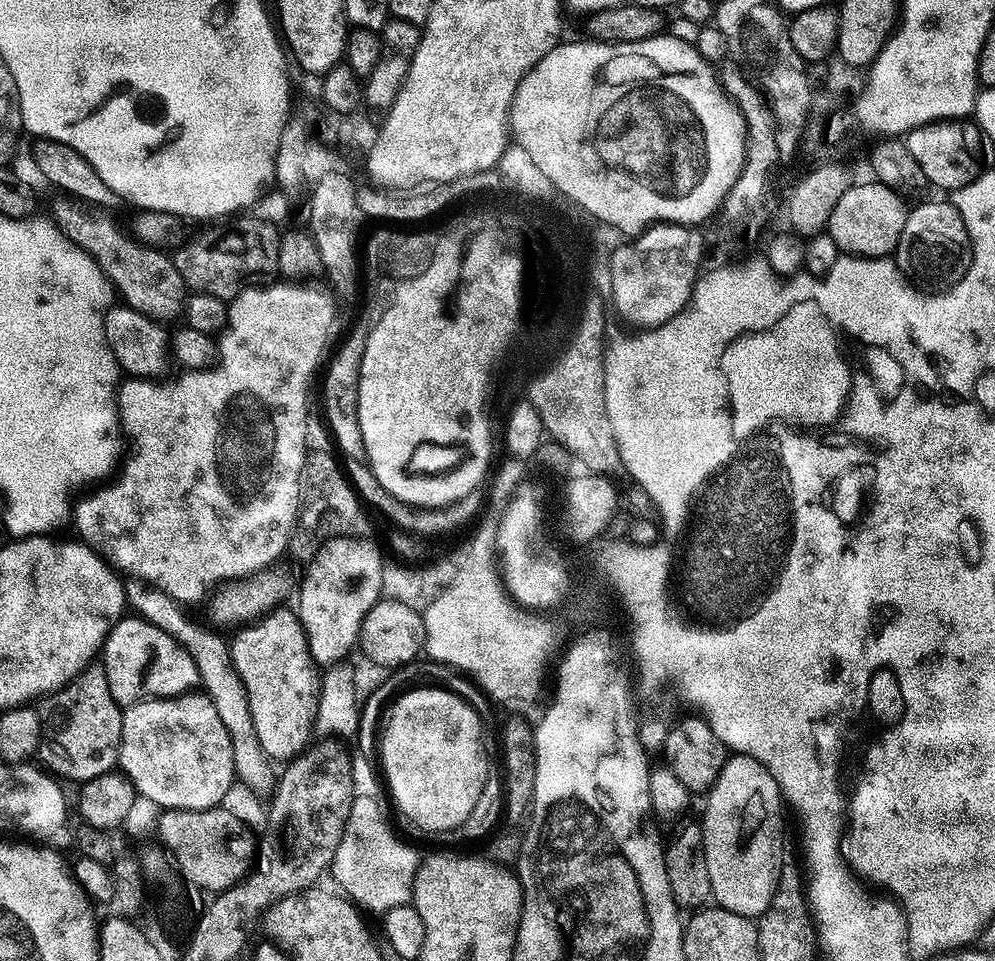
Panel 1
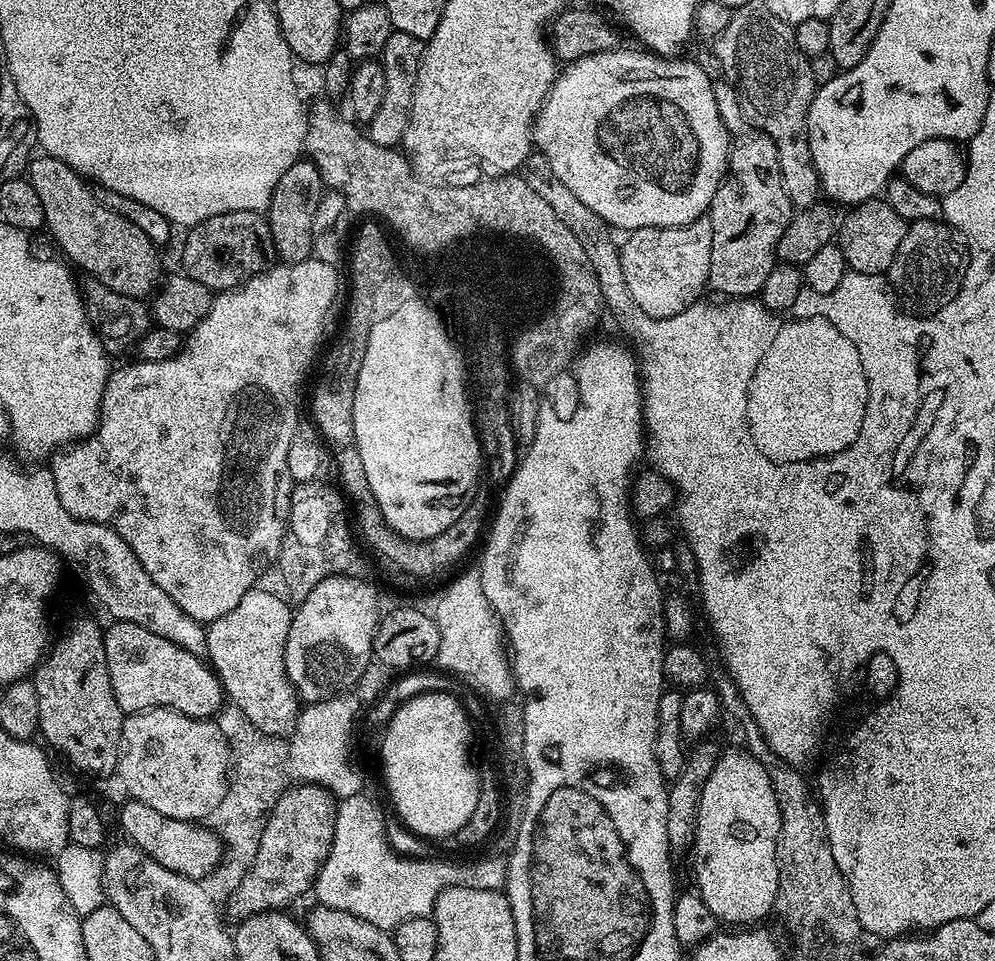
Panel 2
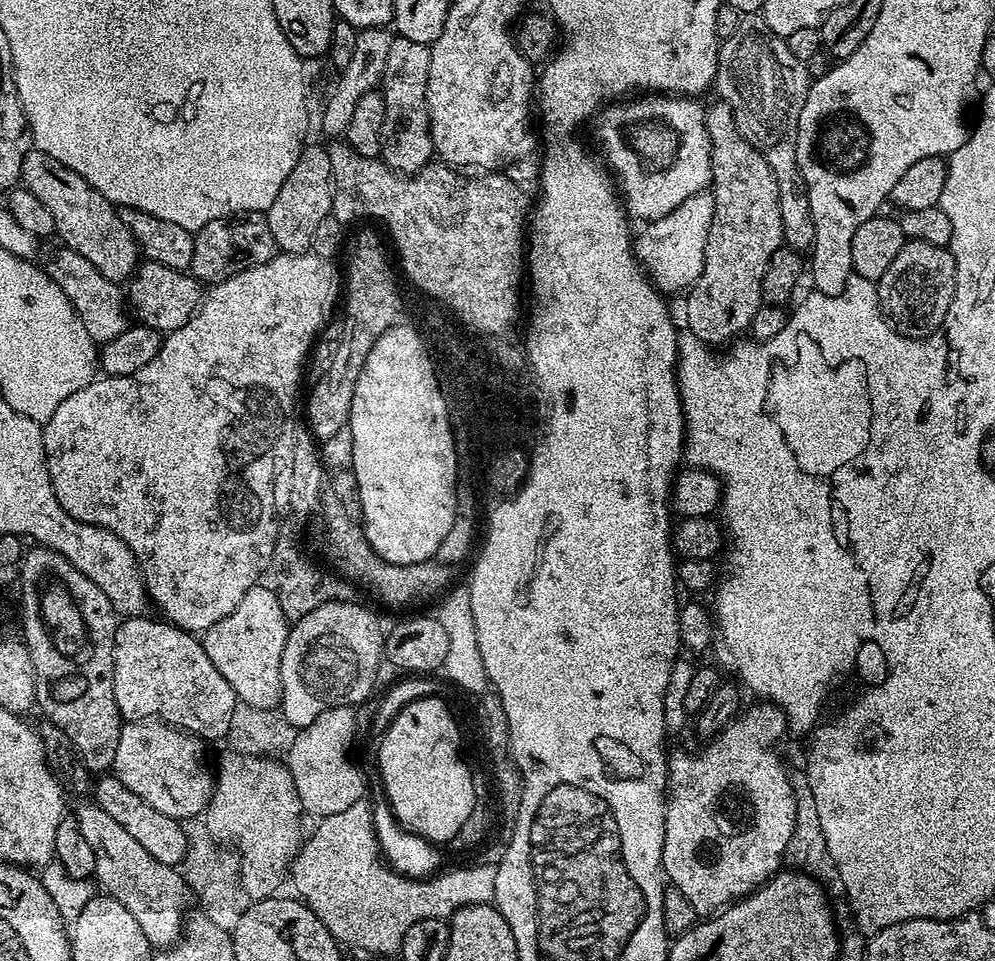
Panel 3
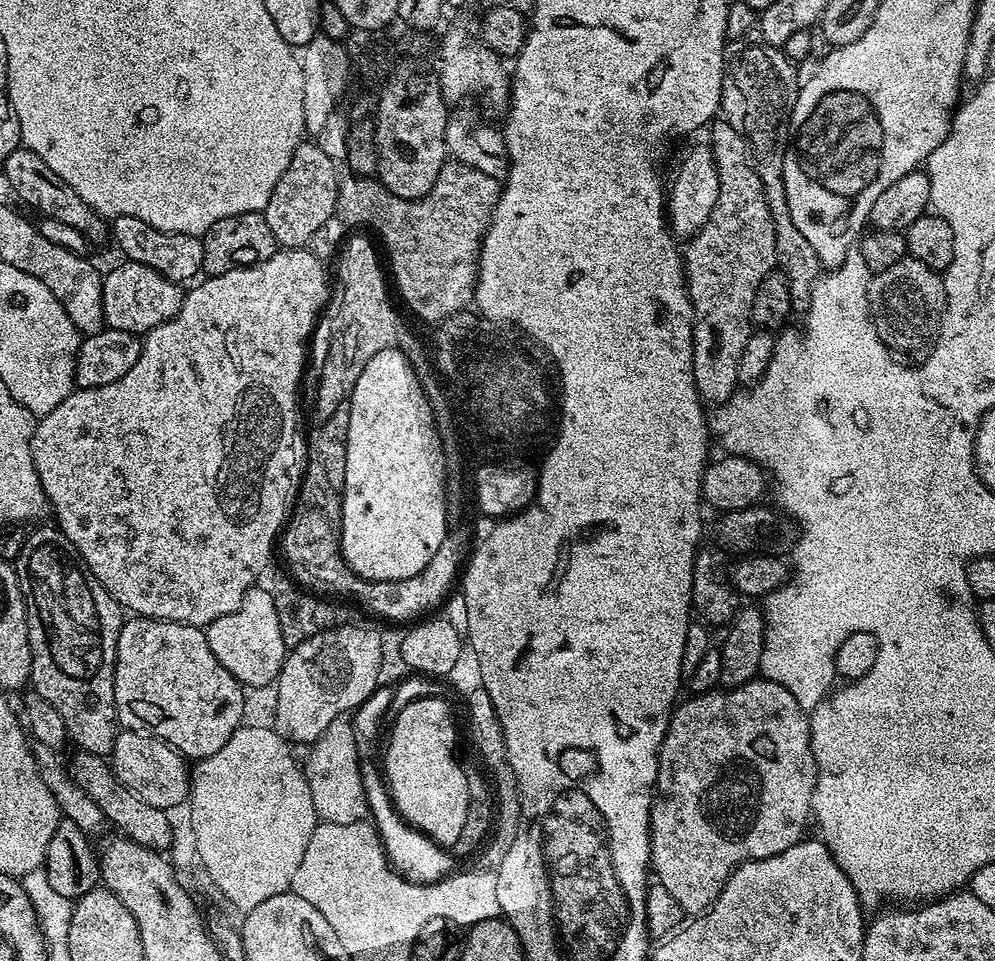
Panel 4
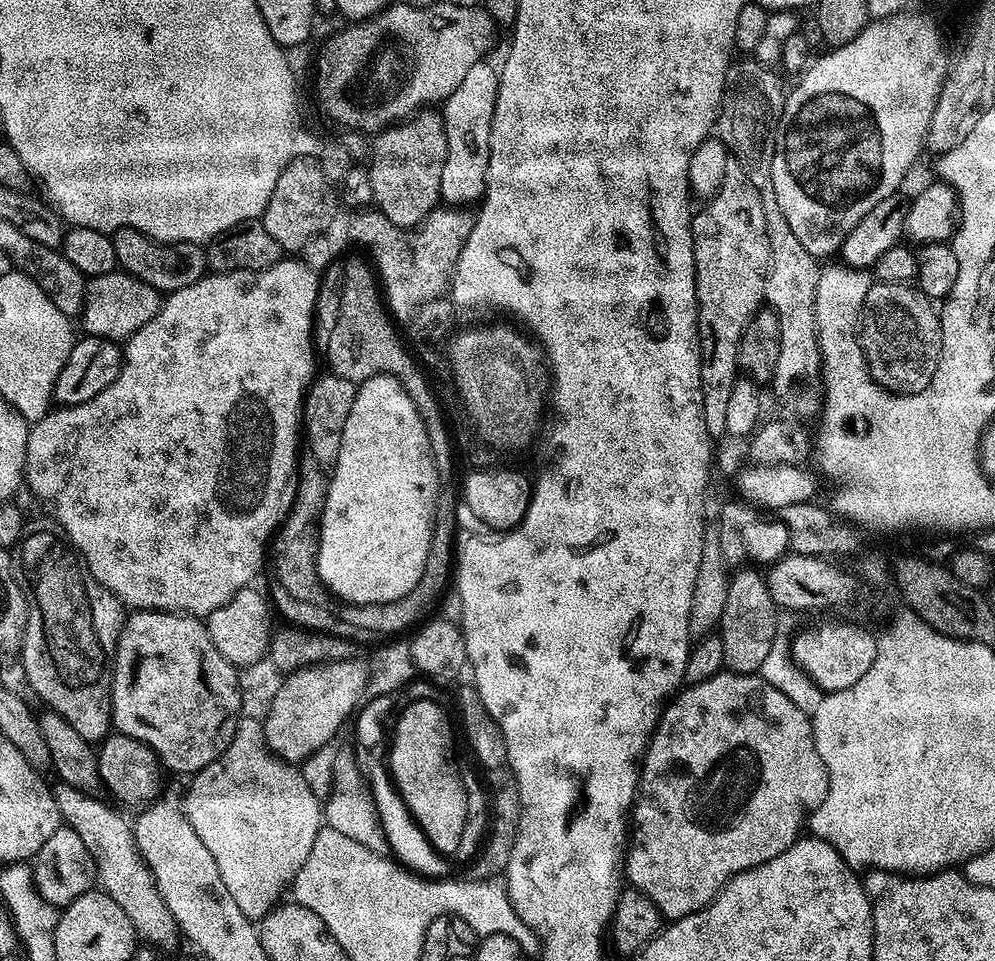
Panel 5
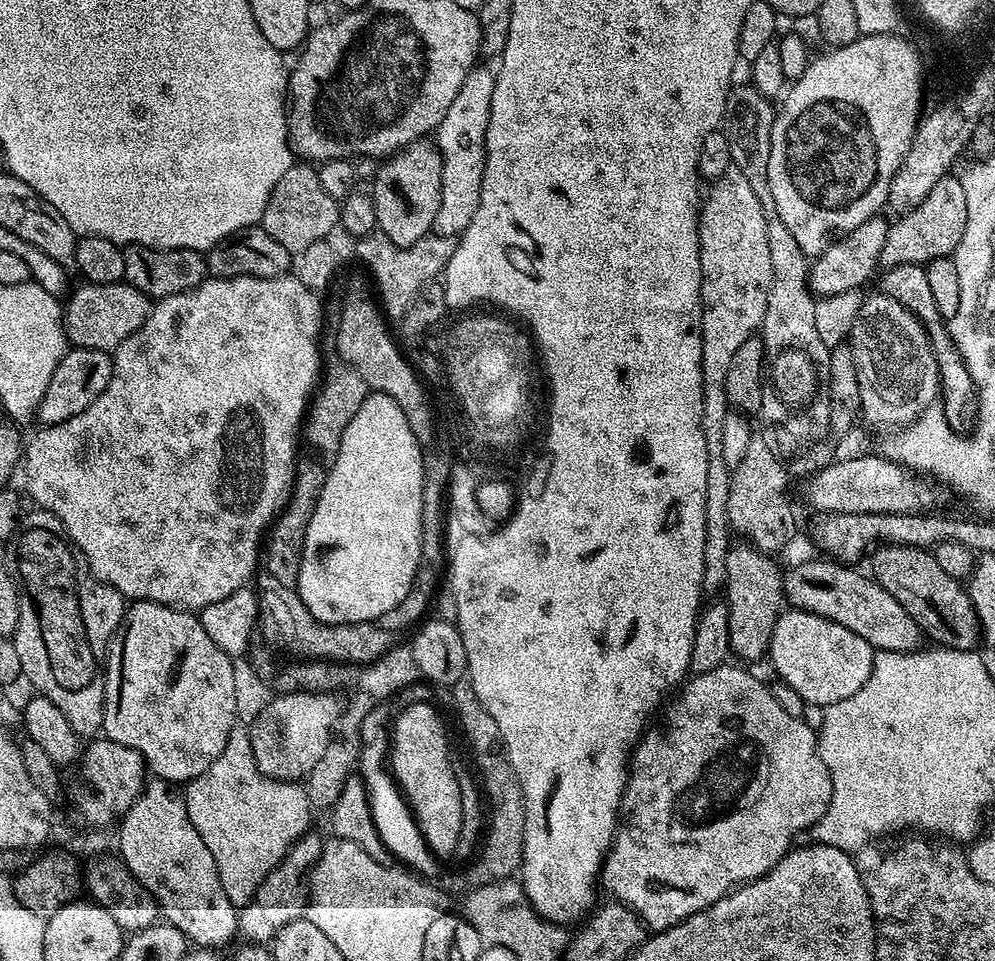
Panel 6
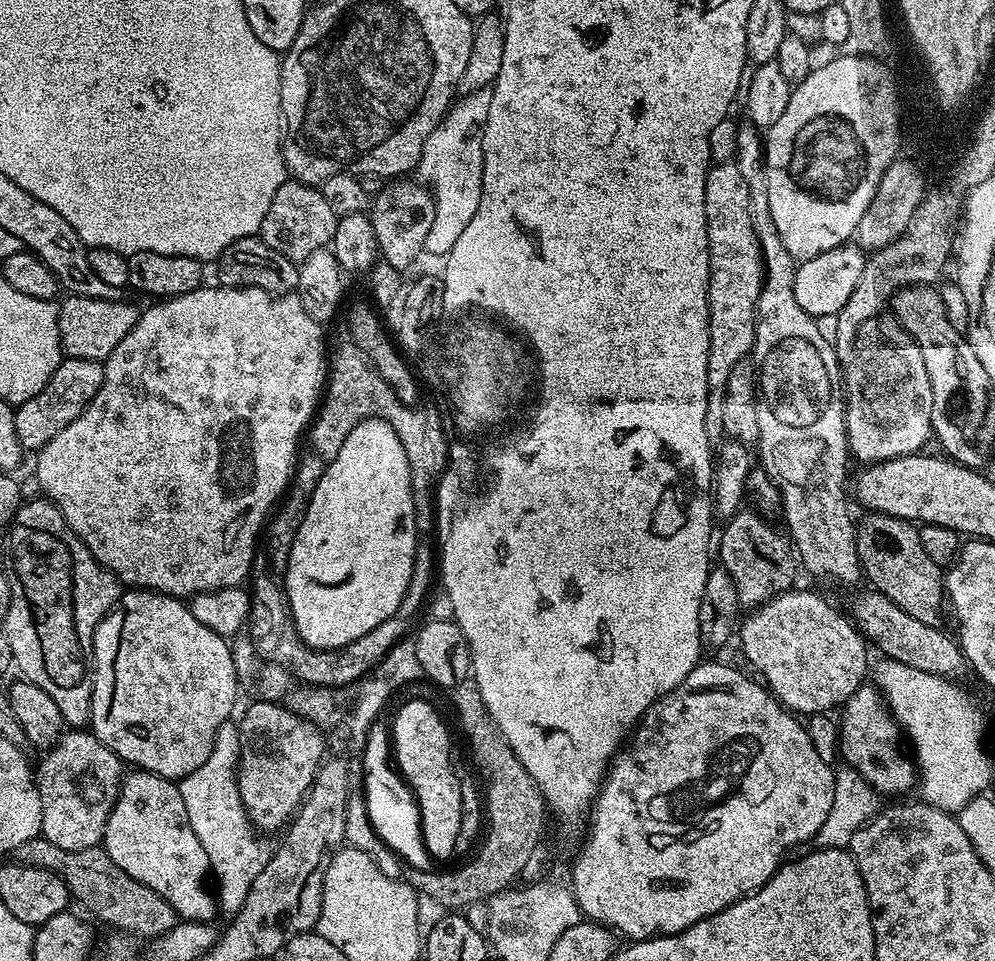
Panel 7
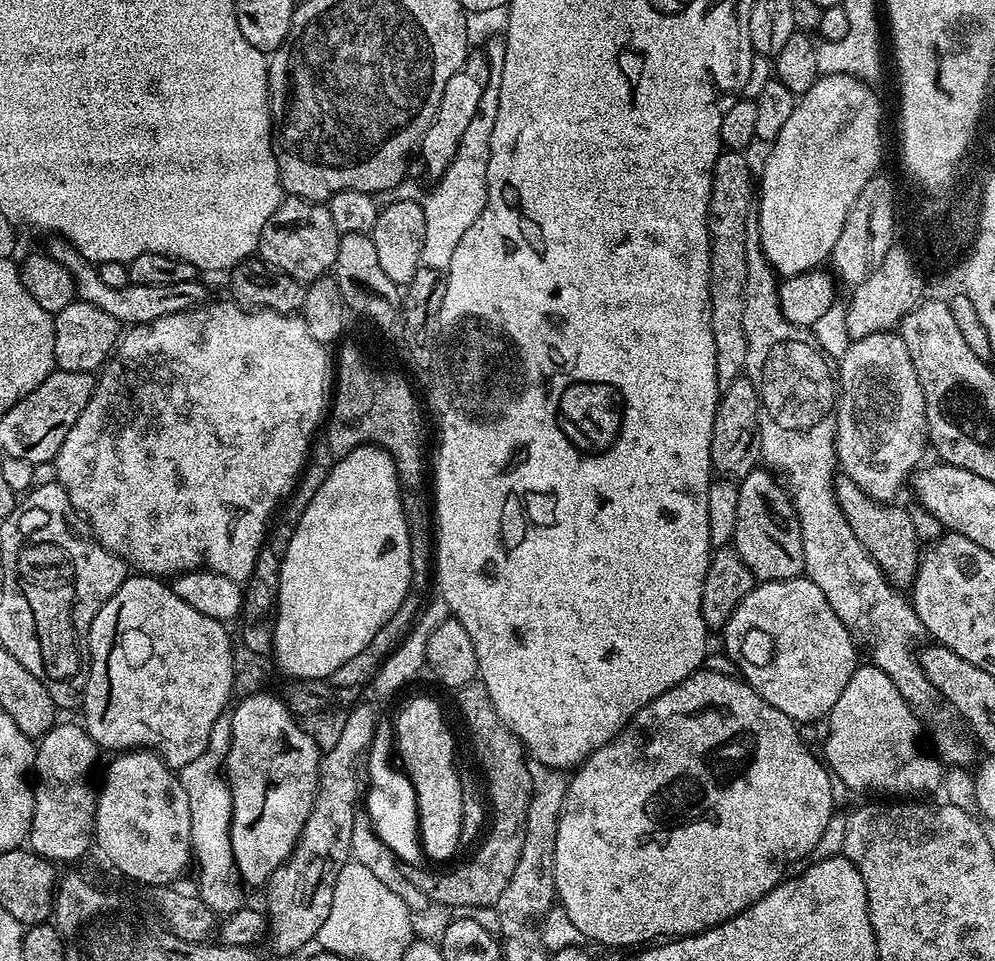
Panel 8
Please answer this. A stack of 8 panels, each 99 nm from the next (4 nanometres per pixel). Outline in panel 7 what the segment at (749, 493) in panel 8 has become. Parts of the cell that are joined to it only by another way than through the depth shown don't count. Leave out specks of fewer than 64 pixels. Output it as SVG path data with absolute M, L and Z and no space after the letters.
M741 510L723 525L724 533L719 533L719 563L734 578L734 590L738 590L741 609L755 610L769 604L775 596L781 596L793 587L798 572L798 560L793 545L783 531L771 528L756 512Z

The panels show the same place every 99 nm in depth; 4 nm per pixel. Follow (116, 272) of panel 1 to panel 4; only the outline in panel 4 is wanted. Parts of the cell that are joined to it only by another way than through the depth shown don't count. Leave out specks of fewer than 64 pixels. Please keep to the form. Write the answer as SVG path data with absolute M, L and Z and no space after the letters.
M15 148L6 158L2 172L22 203L37 208L44 216L54 218L58 222L66 222L66 226L74 226L74 230L82 233L93 245L102 243L104 236L106 240L105 217L86 206L86 202L82 202L82 198L74 194L72 187L62 178L58 178L58 174L54 174L54 170L50 170L46 162L42 162L42 158L38 158L38 154L34 154L29 148Z

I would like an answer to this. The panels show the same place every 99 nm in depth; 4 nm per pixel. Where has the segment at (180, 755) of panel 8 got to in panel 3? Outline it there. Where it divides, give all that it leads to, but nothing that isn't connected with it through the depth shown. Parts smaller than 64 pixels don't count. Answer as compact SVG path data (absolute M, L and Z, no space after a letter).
M151 615L130 616L121 619L116 626L116 637L114 638L114 698L118 702L118 710L121 717L125 721L134 720L150 720L158 719L164 721L165 724L172 725L173 728L182 728L186 732L192 733L193 736L199 736L205 742L211 740L223 741L227 737L230 730L230 718L234 712L234 708L238 703L234 690L230 686L230 682L226 682L226 678L222 678L222 674L218 674L218 666L214 666L214 662L210 662L210 658L206 654L203 643L193 633L184 632L181 628L177 628L174 624L169 624L163 618L155 618L151 620Z

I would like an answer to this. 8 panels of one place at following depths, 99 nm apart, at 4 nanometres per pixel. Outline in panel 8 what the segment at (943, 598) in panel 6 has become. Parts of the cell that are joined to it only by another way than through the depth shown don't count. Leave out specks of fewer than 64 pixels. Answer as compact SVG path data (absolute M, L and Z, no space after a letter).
M843 474L837 475L832 485L838 506L850 530L854 530L854 538L862 542L862 546L870 554L870 558L874 558L874 562L892 587L901 590L911 589L916 571L920 569L922 555L921 541L917 540L914 534L911 511L907 507L895 508L897 505L892 502L870 499L849 476Z

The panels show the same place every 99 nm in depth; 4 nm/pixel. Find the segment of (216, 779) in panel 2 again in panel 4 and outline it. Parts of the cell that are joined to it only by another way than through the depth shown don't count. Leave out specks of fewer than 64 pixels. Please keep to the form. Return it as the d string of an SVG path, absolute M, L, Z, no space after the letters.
M117 731L110 763L116 777L131 792L138 794L142 802L150 802L150 806L166 809L187 801L190 791L189 765L185 757L157 736L150 736L147 732Z

